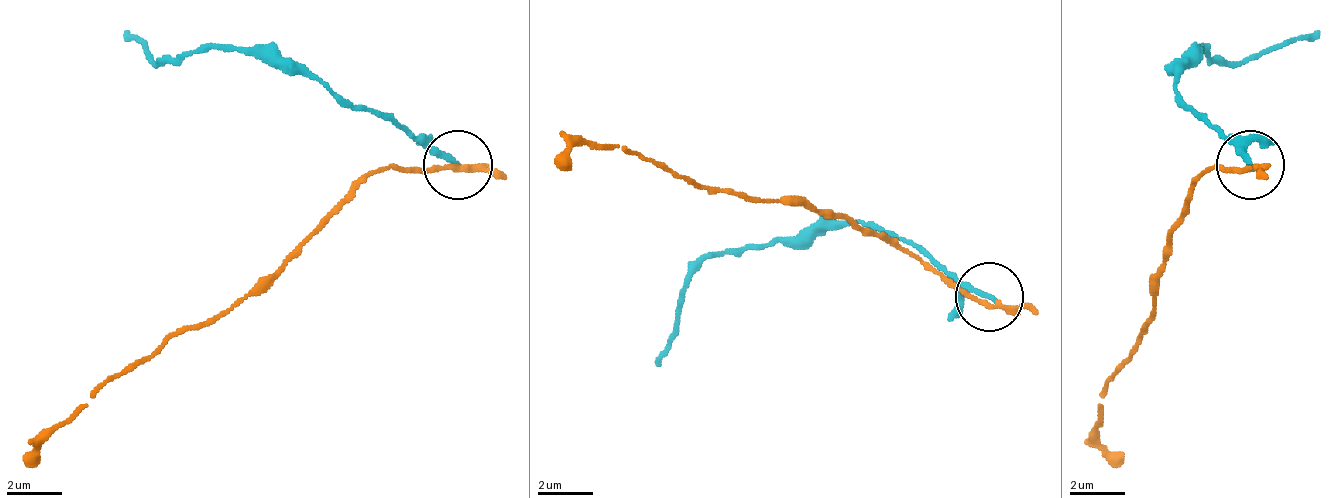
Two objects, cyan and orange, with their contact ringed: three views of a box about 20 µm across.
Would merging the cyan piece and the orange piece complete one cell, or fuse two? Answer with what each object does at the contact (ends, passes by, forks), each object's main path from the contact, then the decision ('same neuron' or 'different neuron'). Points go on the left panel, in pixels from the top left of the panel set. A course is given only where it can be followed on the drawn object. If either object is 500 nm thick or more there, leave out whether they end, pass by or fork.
cyan ends | orange passes by | cyan via (459, 166), (350, 98), (240, 50), (192, 50), (158, 63), (123, 29) | orange via (453, 166), (377, 166), (267, 276), (226, 310), (171, 331), (41, 441), (27, 468) | different neuron

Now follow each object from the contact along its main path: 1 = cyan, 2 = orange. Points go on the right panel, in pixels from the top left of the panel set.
1: (1252, 166), (1183, 98), (1176, 70), (1197, 50), (1204, 50), (1231, 63), (1320, 29)
2: (1252, 166), (1211, 166), (1197, 180), (1156, 276), (1156, 310), (1101, 399), (1101, 441), (1121, 468)

